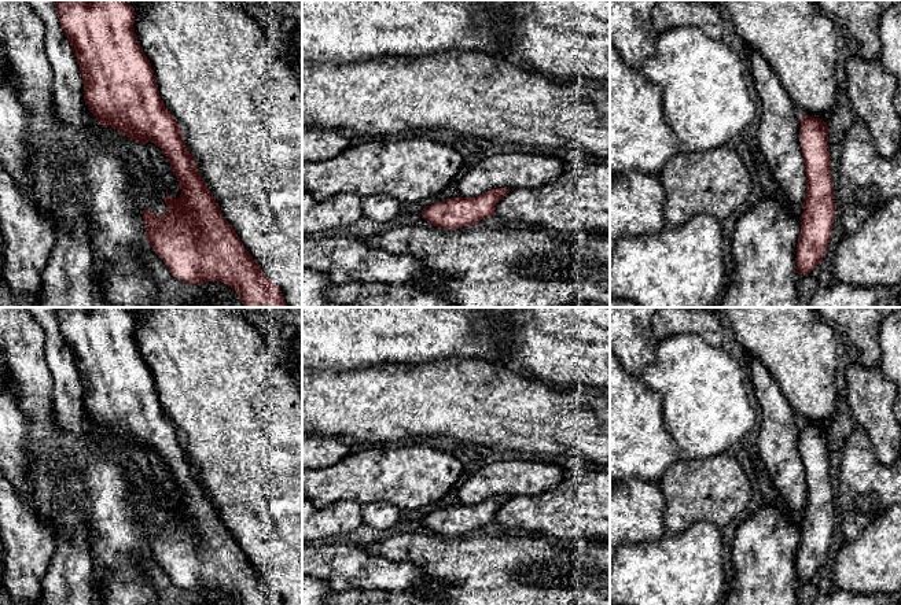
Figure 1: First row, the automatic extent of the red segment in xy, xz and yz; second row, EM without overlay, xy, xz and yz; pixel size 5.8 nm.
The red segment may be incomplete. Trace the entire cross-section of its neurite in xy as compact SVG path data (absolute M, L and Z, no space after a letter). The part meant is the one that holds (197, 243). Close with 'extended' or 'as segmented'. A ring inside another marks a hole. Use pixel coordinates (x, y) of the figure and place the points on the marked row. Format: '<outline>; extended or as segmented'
M55 0L62 30L70 43L84 82L84 100L88 110L96 117L95 121L106 129L111 126L140 144L148 141L158 145L170 163L172 171L179 181L181 195L173 199L166 189L166 214L157 215L151 210L143 211L147 243L165 262L170 273L180 281L202 285L203 281L221 281L233 288L244 307L288 307L280 288L272 283L260 268L258 262L246 250L233 226L224 218L218 203L209 191L206 181L198 170L196 159L190 154L180 125L165 107L154 70L144 55L135 29L135 8L125 0Z; as segmented

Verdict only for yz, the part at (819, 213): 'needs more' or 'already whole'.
already whole

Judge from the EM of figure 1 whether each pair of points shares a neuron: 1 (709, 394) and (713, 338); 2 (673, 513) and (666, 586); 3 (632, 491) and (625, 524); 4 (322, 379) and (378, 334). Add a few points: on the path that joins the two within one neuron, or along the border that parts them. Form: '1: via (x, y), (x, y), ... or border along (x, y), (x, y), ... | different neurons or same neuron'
1: border along (683, 332), (694, 332), (719, 347) | different neurons
2: border along (702, 520), (697, 520), (680, 531), (666, 532) | different neurons
3: via (632, 500), (632, 508), (625, 516) | same neuron
4: border along (316, 365), (338, 368), (370, 366) | different neurons

